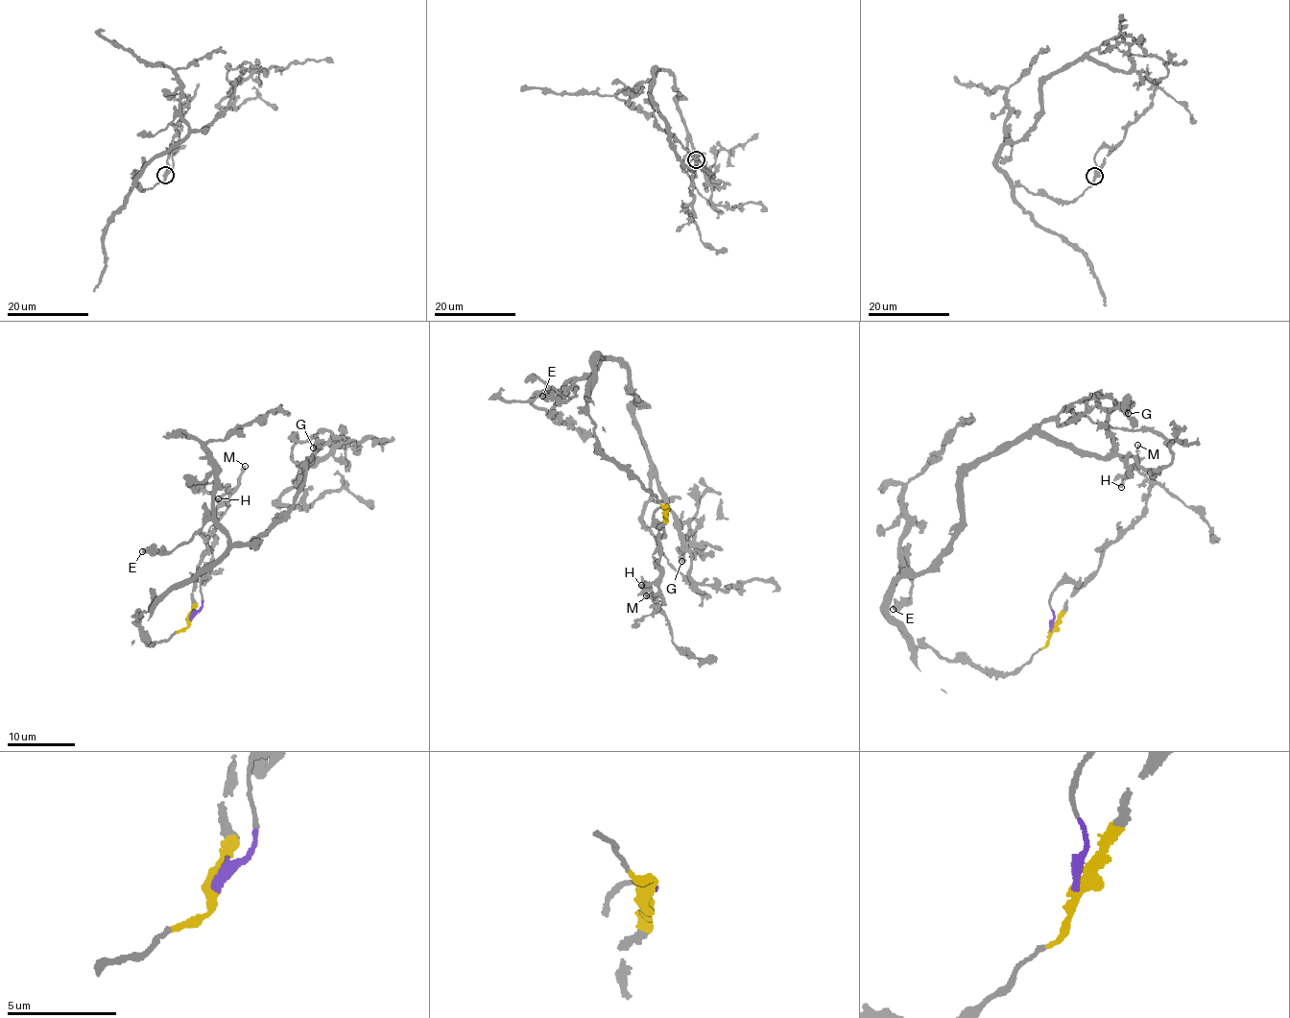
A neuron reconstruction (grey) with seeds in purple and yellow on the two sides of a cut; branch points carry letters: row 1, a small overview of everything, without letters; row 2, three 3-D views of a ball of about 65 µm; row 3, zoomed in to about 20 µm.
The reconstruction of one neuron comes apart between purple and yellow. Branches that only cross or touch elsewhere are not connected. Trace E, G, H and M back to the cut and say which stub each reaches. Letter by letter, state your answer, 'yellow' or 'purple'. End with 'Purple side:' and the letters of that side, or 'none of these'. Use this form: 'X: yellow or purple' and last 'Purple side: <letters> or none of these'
E: yellow
G: yellow
H: purple
M: purple
Purple side: H, M

